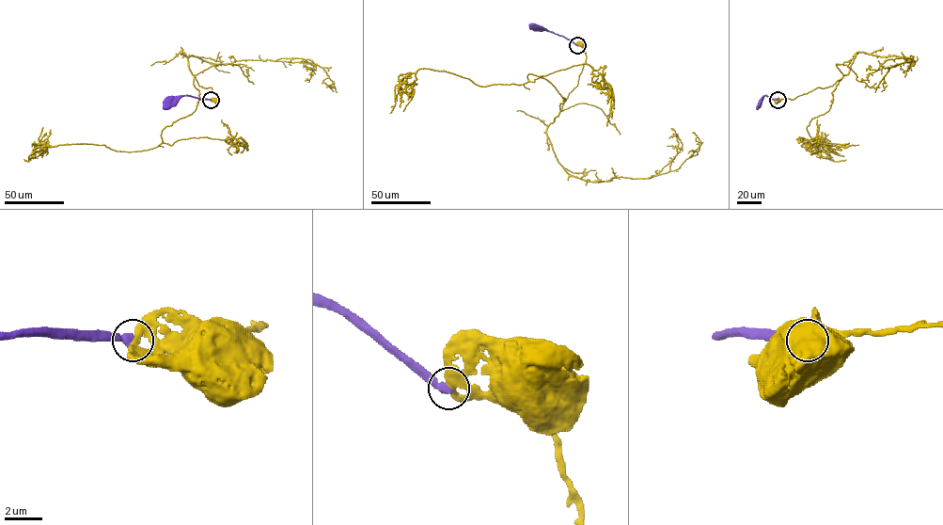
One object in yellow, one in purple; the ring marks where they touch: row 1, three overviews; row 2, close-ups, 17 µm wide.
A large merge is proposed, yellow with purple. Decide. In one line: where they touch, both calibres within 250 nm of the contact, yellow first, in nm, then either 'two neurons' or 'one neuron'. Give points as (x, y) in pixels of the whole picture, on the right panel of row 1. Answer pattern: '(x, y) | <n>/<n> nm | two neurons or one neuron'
(777, 100) | 460/460 nm | two neurons

